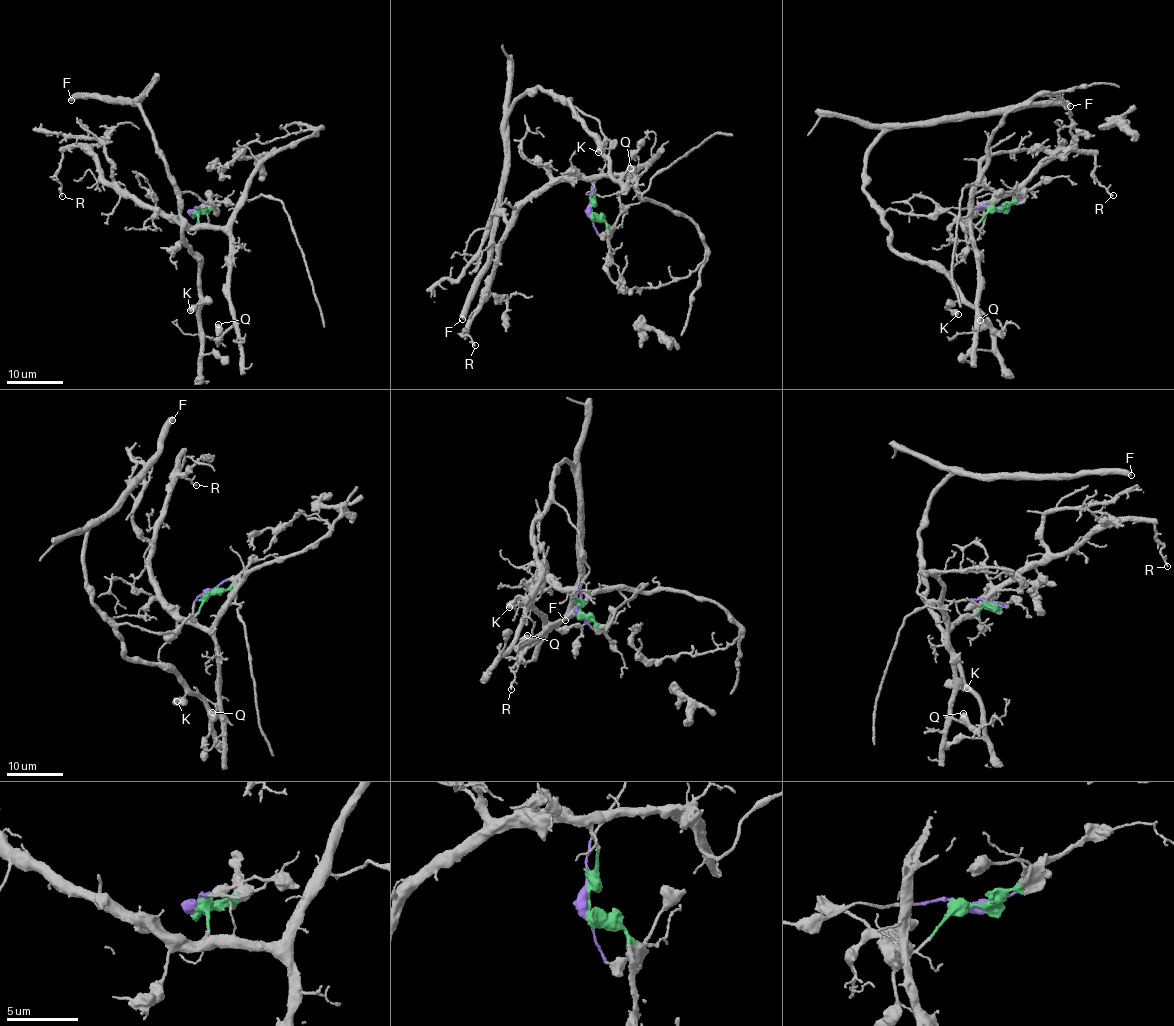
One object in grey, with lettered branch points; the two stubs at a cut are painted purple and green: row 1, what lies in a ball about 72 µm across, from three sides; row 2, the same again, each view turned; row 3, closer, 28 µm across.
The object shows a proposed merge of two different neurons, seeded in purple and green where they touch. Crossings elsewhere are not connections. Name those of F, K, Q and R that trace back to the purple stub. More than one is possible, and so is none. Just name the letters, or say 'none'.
F, K

